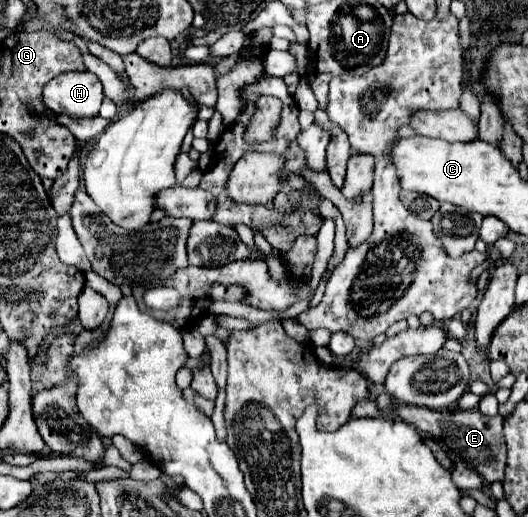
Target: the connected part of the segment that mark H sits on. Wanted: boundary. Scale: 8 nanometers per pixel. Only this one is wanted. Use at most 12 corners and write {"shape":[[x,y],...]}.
{"shape":[[71,71],[43,89],[45,105],[75,117],[99,115],[103,87]]}

